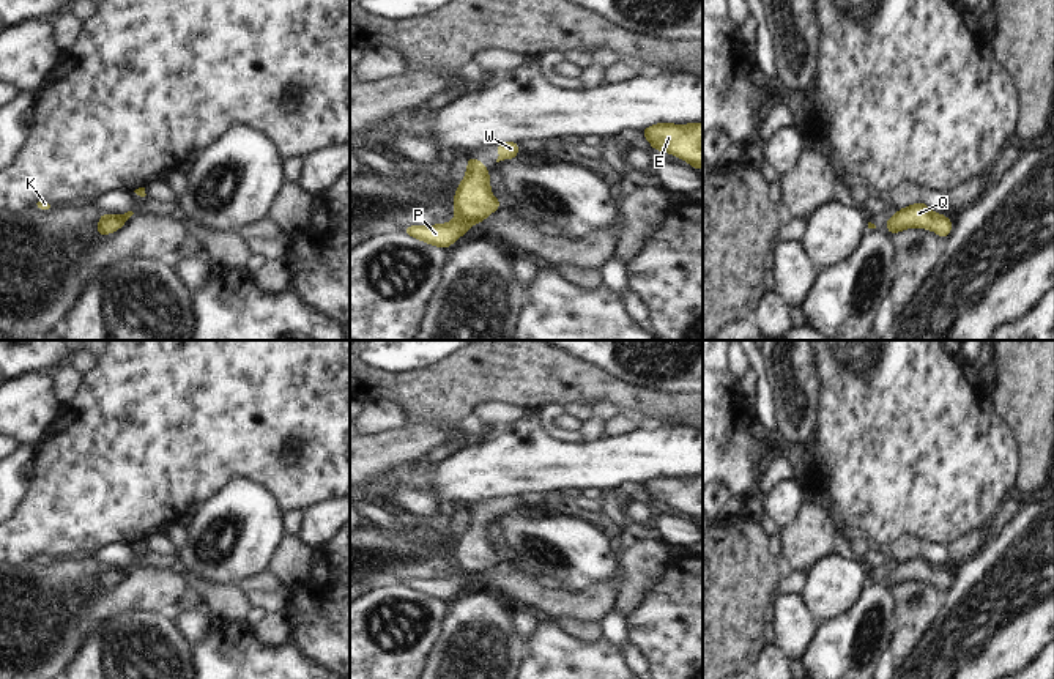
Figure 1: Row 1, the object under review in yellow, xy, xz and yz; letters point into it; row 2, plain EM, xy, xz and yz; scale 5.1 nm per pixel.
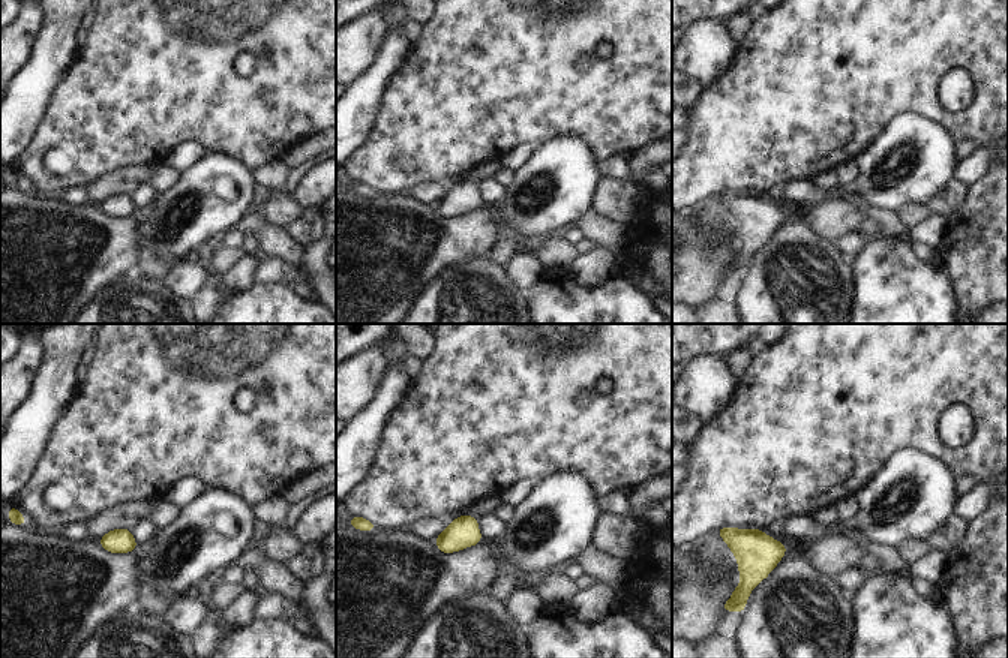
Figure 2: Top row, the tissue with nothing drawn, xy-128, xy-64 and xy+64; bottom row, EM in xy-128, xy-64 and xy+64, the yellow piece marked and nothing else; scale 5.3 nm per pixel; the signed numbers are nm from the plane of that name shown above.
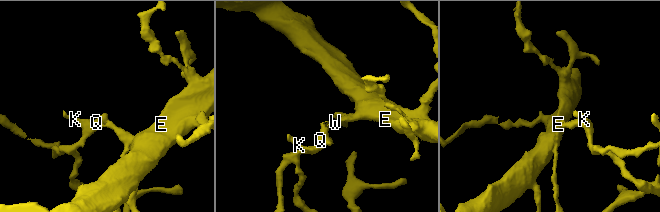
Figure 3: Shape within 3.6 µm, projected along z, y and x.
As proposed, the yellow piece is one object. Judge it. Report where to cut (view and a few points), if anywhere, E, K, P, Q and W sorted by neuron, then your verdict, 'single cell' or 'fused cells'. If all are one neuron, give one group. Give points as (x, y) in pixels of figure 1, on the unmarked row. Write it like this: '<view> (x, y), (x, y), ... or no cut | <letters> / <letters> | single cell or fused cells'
no cut | E K P Q W | single cell

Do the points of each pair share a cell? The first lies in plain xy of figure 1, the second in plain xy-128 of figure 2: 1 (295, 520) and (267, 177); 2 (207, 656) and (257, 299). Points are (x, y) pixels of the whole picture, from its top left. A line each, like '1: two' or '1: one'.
1: one
2: one

